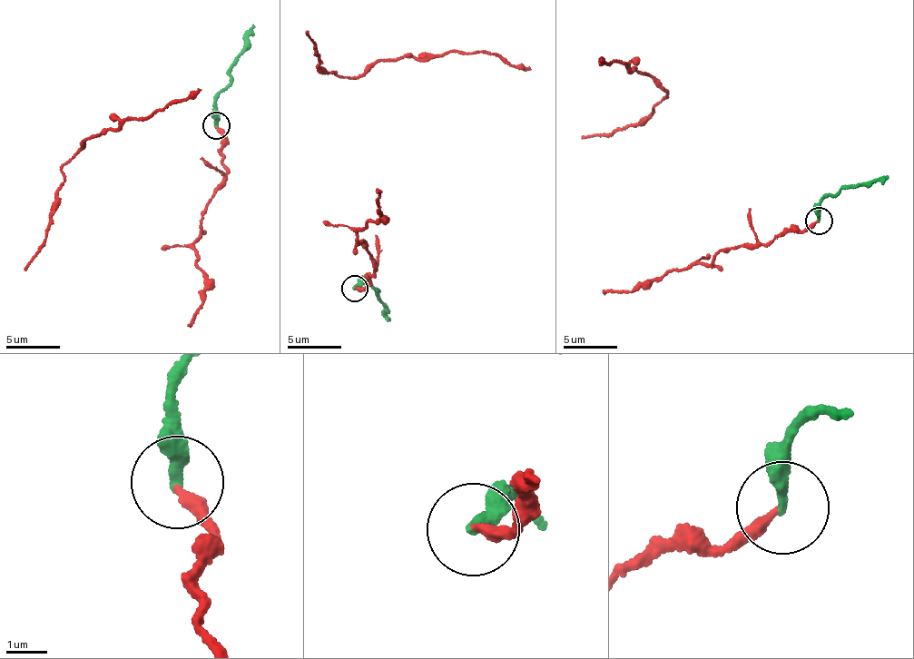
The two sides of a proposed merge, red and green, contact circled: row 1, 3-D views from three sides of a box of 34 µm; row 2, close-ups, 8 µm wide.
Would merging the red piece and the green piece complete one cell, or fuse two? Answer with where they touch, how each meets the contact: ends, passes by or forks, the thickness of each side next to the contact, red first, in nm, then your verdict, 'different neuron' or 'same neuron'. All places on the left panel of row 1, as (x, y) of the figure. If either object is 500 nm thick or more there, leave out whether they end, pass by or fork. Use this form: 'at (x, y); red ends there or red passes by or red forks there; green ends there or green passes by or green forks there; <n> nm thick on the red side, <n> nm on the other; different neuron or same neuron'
at (216, 125); red ends there; green ends there; 240 nm thick on the red side, 300 nm on the other; same neuron

